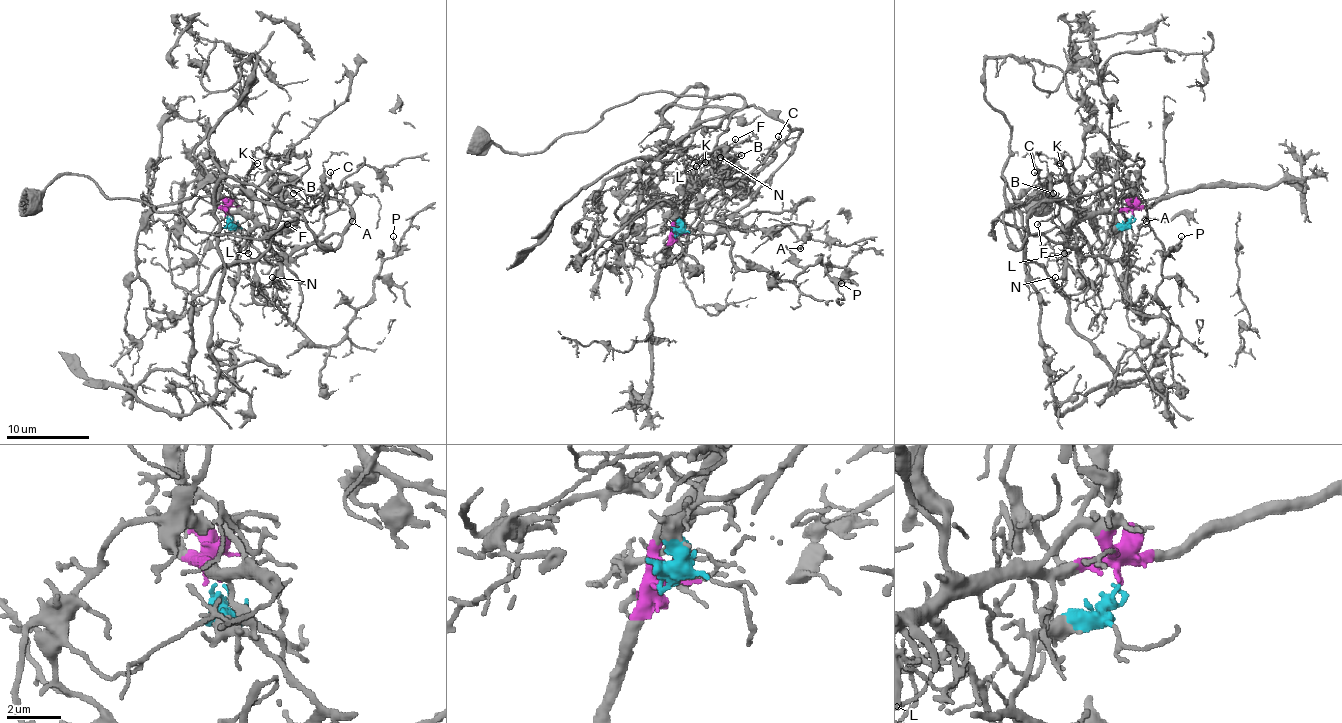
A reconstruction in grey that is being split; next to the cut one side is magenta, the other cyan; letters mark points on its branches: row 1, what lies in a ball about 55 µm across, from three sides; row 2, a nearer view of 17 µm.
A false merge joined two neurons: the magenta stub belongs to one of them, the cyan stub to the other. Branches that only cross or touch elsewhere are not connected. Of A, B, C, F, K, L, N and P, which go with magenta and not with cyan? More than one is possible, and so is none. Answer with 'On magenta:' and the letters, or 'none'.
On magenta: B, C, F, K, L, N

